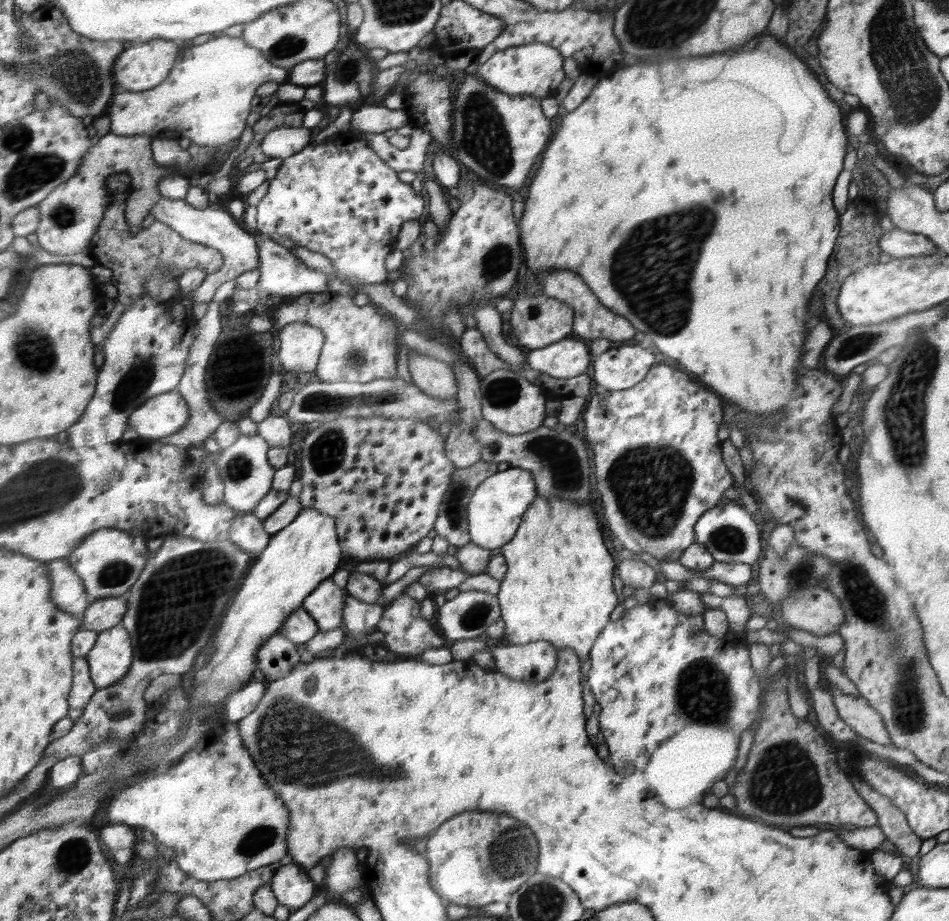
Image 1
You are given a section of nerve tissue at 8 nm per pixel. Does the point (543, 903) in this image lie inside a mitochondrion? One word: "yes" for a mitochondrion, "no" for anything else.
yes

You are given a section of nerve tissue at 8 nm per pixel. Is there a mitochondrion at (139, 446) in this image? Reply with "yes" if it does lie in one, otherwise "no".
no

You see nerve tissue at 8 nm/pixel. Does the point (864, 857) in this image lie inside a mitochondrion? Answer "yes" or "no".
no

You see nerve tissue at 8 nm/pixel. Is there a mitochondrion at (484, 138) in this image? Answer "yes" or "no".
yes

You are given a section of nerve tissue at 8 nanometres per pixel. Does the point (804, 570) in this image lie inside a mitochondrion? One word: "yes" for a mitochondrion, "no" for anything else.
yes

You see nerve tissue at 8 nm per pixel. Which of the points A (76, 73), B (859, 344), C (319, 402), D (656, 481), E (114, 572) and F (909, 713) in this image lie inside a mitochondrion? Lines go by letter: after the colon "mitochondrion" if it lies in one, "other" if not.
A: mitochondrion
B: mitochondrion
C: mitochondrion
D: mitochondrion
E: mitochondrion
F: mitochondrion

